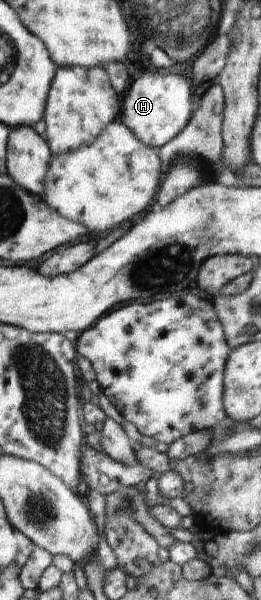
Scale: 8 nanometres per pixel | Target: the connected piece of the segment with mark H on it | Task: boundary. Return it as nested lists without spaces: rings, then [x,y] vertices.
[[[147,72],[131,83],[123,95],[121,122],[134,132],[144,145],[160,147],[179,134],[179,130],[190,122],[191,90],[189,82],[183,76],[169,72]]]

